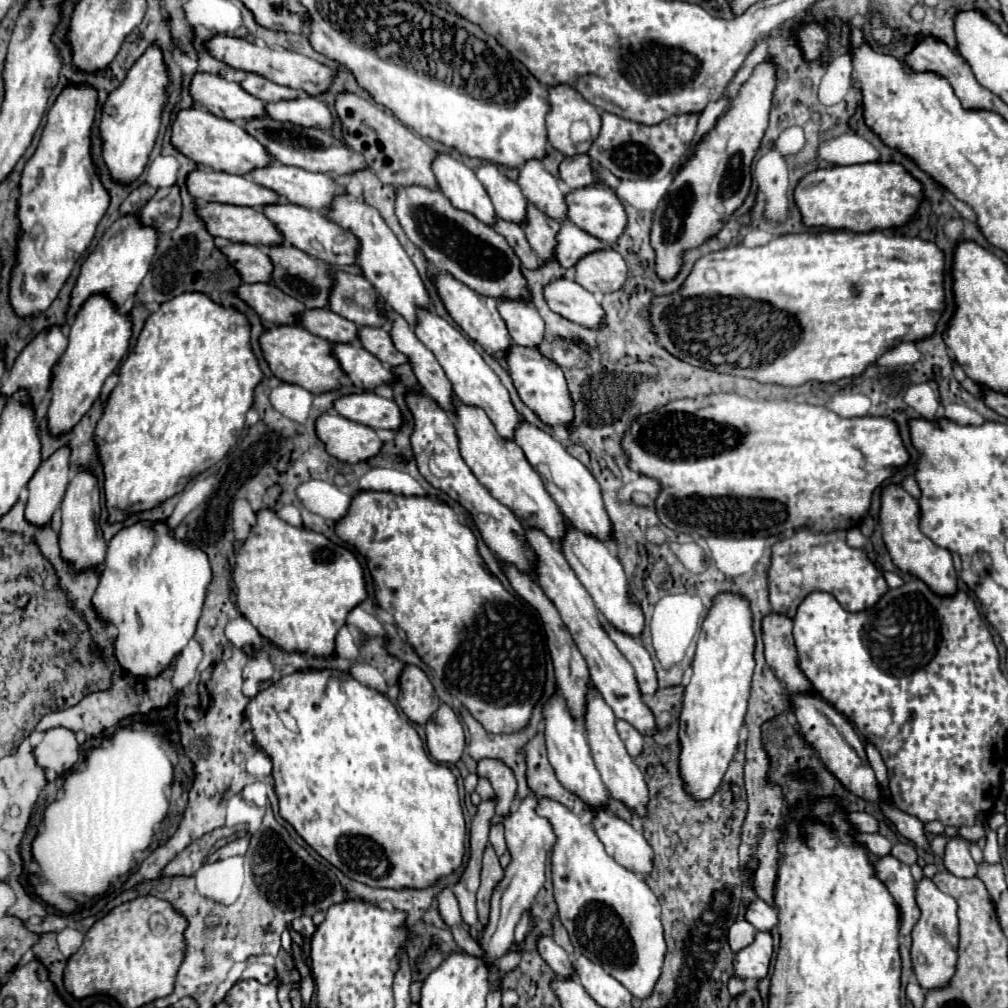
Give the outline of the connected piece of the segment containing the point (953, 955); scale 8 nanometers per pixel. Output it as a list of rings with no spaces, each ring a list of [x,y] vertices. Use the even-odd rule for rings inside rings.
[[[921,878],[915,886],[915,900],[919,904],[921,916],[911,932],[913,946],[911,946],[911,960],[913,960],[913,972],[923,988],[941,988],[949,984],[955,962],[957,962],[957,944],[959,944],[959,920],[957,920],[957,902],[949,894],[941,892],[933,880]]]

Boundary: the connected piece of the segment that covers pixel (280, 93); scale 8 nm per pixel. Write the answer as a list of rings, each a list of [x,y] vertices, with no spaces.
[[[247,72],[245,80],[241,82],[241,88],[243,88],[247,94],[251,94],[251,96],[263,100],[263,102],[293,100],[293,98],[299,96],[297,90],[287,88],[287,86],[279,86],[279,84],[267,80],[267,78],[259,76],[259,74],[253,74],[253,72]]]

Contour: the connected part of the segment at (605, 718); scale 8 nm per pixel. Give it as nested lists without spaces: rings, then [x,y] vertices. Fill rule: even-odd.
[[[589,686],[589,690],[587,690],[587,710],[585,710],[585,716],[583,716],[583,724],[585,724],[585,734],[587,734],[587,740],[589,740],[589,748],[591,748],[591,756],[595,760],[595,766],[597,766],[609,794],[613,798],[621,800],[625,806],[633,808],[639,816],[645,816],[647,784],[643,780],[641,770],[637,768],[637,764],[629,756],[625,744],[621,742],[621,738],[615,730],[615,720],[617,718],[613,714],[613,710],[607,706],[607,702],[599,694],[599,690],[595,686]]]

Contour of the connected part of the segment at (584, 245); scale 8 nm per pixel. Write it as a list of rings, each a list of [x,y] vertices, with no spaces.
[[[571,222],[563,224],[559,230],[559,236],[555,236],[557,246],[555,246],[555,260],[559,262],[559,266],[563,266],[565,270],[573,268],[577,264],[579,258],[583,258],[589,252],[595,252],[599,248],[605,248],[603,242],[599,242],[597,238],[593,238],[591,234],[579,230],[577,226],[573,226]]]

